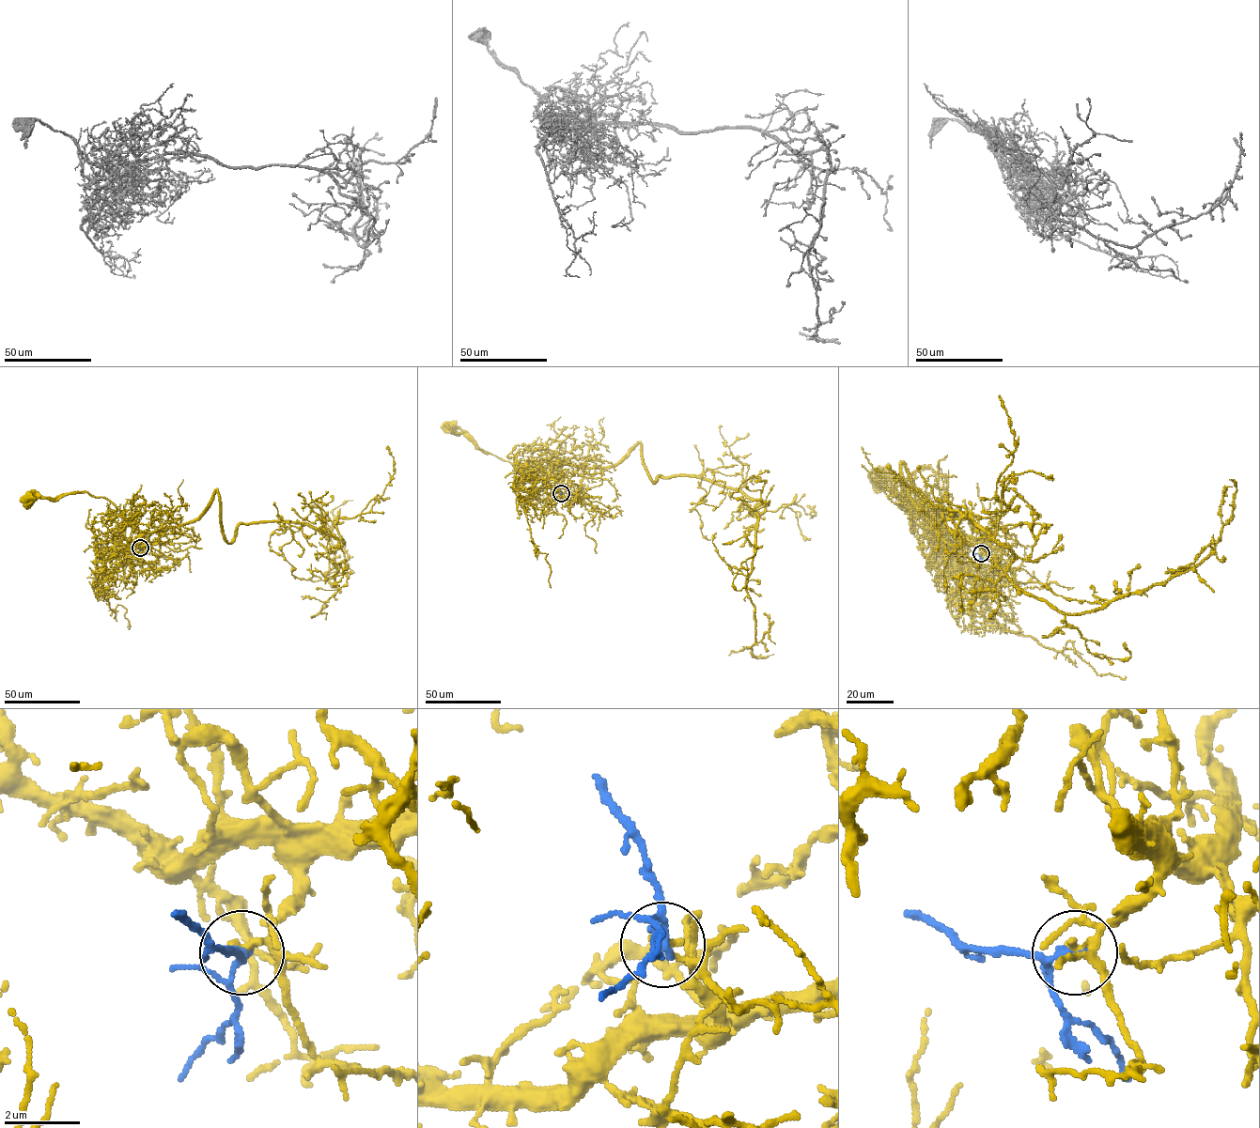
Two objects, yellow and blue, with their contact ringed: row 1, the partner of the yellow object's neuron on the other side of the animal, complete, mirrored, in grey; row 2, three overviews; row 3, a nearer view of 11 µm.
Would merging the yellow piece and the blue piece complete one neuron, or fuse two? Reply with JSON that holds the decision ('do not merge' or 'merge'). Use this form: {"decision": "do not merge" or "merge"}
{"decision": "do not merge"}

